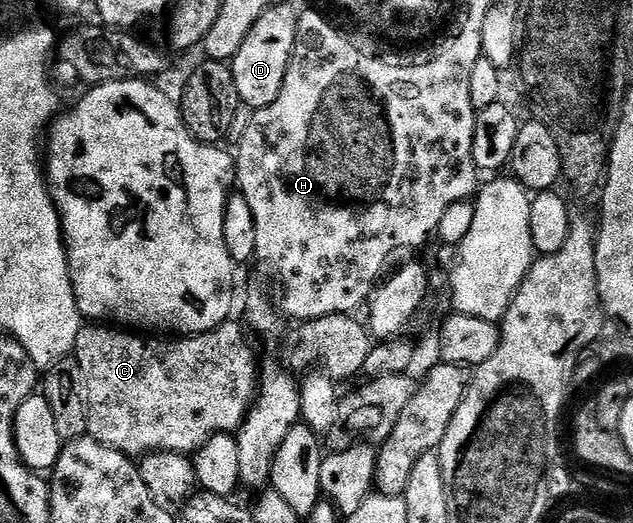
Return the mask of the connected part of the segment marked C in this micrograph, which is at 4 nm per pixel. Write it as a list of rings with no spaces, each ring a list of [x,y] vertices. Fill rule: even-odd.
[[[227,322],[210,332],[201,332],[199,336],[188,336],[185,338],[150,338],[139,334],[134,330],[119,330],[114,326],[83,326],[76,338],[76,346],[73,355],[80,366],[80,374],[84,378],[86,387],[86,417],[88,418],[87,433],[93,440],[108,446],[112,450],[120,450],[125,456],[131,458],[142,458],[152,452],[181,452],[183,454],[196,454],[208,441],[218,432],[237,433],[242,427],[242,422],[258,394],[258,382],[260,379],[260,359],[254,353],[250,345],[251,337],[247,329],[241,323]]]

